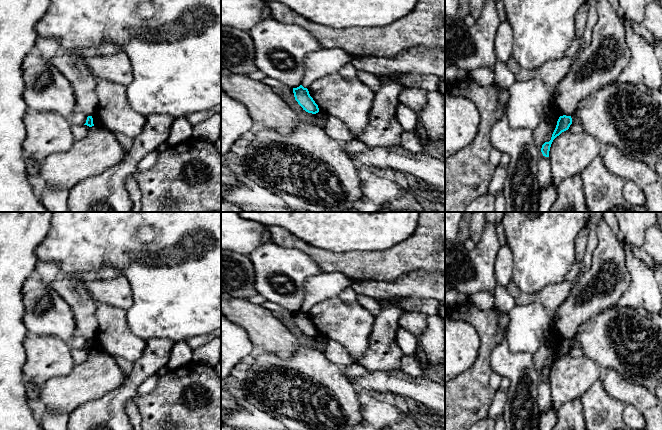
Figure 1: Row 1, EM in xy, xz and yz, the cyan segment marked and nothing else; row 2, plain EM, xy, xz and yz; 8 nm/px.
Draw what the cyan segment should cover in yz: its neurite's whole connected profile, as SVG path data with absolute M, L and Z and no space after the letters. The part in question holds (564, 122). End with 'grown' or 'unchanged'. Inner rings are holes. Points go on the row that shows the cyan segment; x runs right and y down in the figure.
M563 115L563 116L559 117L556 128L552 134L551 140L549 142L545 142L542 145L541 152L542 152L543 156L549 157L549 151L550 151L550 147L551 147L553 140L557 136L559 136L562 132L568 130L571 124L572 124L571 116Z; unchanged

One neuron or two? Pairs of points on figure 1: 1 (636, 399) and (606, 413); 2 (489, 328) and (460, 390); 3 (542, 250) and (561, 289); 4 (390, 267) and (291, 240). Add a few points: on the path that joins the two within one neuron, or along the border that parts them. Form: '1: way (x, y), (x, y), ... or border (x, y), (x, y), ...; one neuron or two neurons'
1: border (605, 391), (611, 397), (625, 404); two neurons
2: way (487, 343), (481, 369), (475, 375); one neuron
3: border (564, 279), (556, 283), (547, 284), (536, 293); two neurons
4: way (365, 266), (345, 262), (331, 262), (316, 254); one neuron

